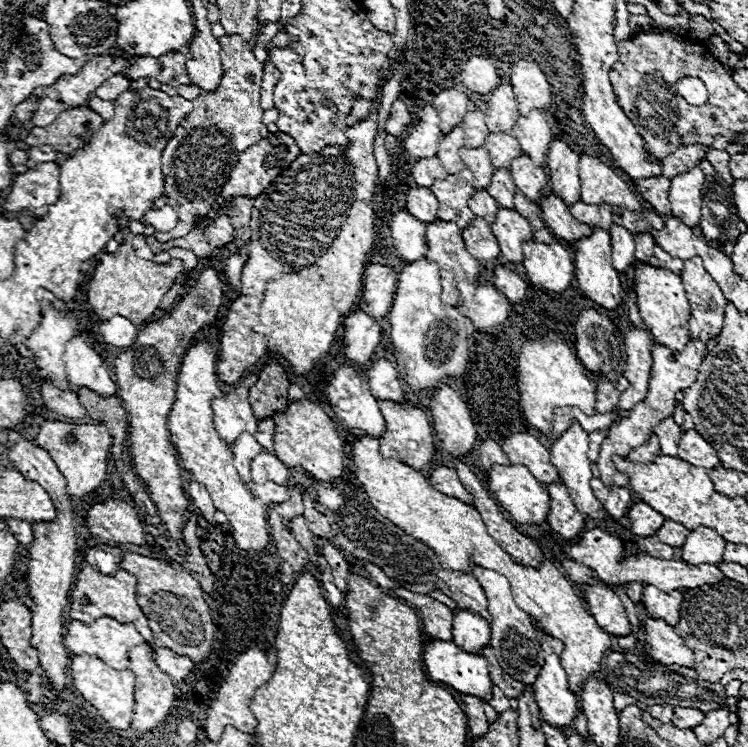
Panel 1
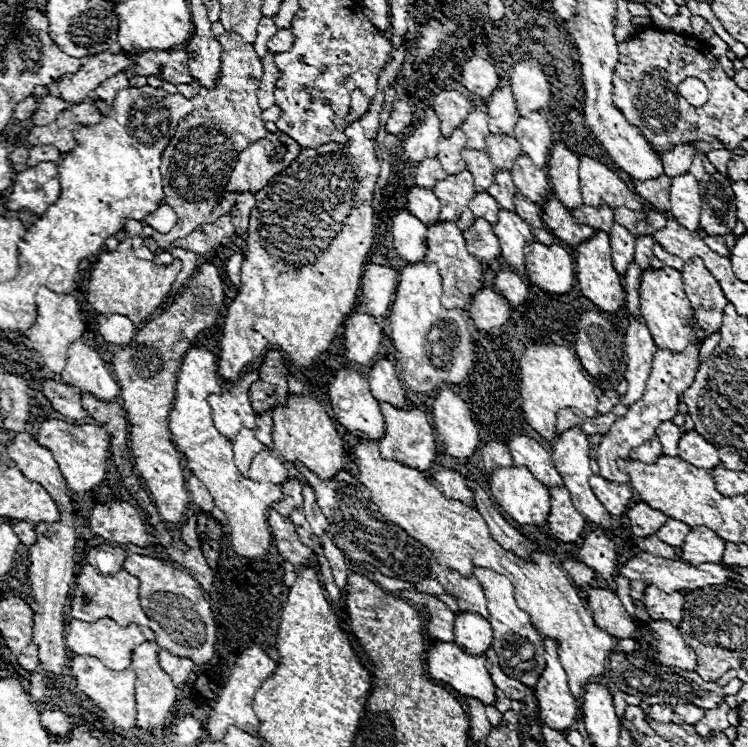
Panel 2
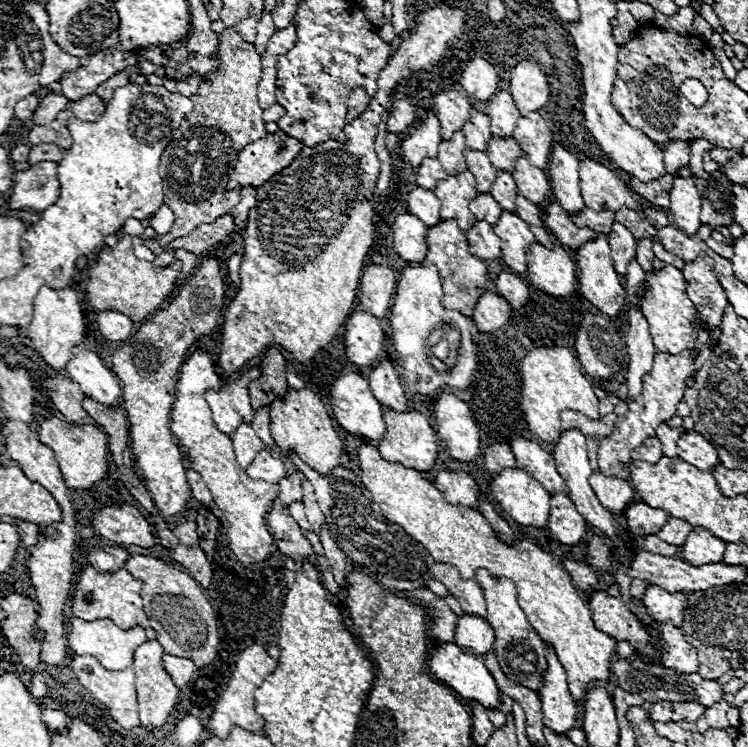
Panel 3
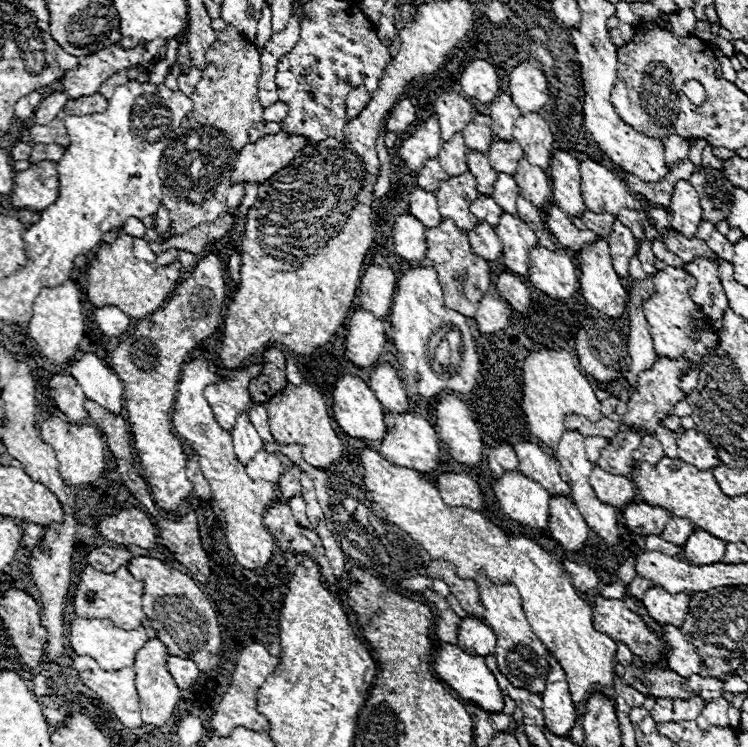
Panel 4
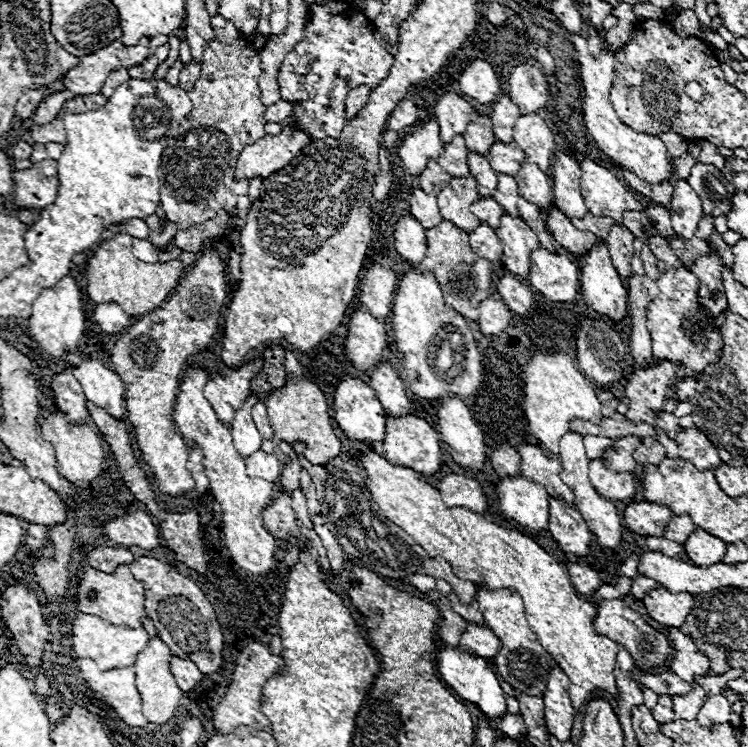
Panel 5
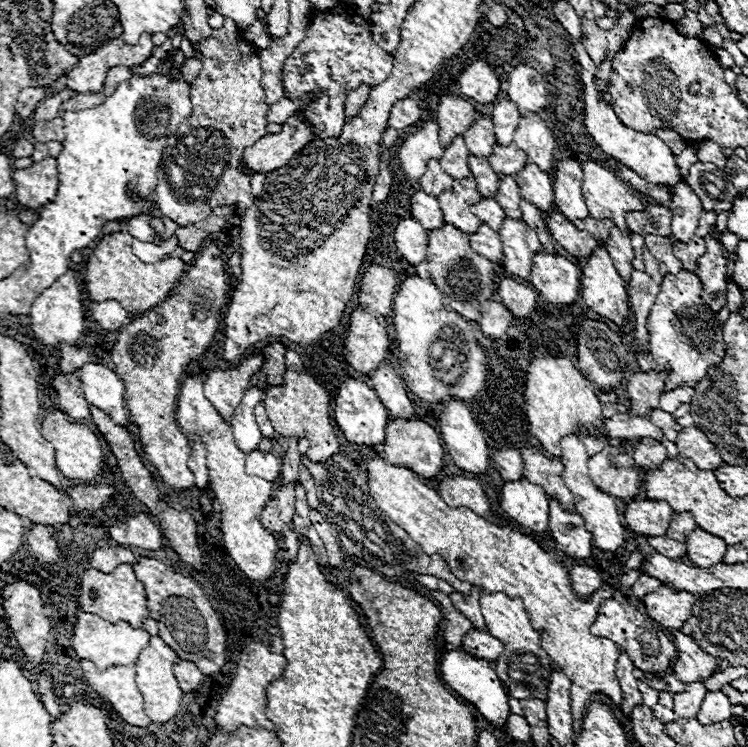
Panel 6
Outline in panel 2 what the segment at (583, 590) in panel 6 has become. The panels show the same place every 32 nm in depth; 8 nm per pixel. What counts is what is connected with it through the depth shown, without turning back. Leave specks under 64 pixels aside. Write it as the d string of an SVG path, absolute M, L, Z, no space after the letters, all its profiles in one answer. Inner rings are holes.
M564 560L562 566L564 566L564 570L568 572L570 580L572 580L574 584L578 584L578 586L584 586L584 584L590 584L590 586L592 586L594 580L596 580L596 572L594 572L592 568L588 568L586 564L582 564L582 562Z

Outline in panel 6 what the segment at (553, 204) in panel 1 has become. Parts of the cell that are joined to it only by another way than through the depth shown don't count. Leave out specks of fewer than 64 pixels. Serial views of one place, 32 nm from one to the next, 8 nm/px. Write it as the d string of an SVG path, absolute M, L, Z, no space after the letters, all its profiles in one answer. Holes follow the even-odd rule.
M552 210L552 212L548 214L546 224L548 224L548 230L550 230L550 234L554 236L554 240L556 240L562 248L566 248L572 256L576 256L576 258L586 258L586 256L590 256L590 252L598 246L598 240L596 240L592 234L578 230L578 228L576 228L562 212L558 212L558 210Z

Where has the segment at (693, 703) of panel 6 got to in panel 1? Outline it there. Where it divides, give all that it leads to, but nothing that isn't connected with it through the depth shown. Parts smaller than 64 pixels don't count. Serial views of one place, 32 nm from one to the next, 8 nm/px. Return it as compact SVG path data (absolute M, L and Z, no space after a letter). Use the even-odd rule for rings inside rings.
M676 706L674 708L674 726L686 730L686 728L696 728L700 722L704 720L704 714L700 710L694 710L694 708L680 708Z

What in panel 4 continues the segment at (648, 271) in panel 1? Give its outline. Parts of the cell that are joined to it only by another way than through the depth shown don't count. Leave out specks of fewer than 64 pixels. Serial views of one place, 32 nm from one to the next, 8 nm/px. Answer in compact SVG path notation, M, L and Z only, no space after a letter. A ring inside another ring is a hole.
M666 266L658 274L650 276L654 282L654 294L644 302L644 316L650 324L652 342L658 356L686 356L696 364L704 354L714 354L718 348L718 336L714 334L710 322L702 318L700 308L692 302L688 288L694 286L694 278L686 276L684 270Z

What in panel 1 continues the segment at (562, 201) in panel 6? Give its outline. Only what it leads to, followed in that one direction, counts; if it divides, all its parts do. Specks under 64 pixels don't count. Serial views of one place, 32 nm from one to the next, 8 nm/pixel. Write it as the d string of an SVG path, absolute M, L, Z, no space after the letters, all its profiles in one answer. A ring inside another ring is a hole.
M554 138L548 148L548 178L554 194L562 196L566 204L580 200L580 178L578 178L578 154L560 138Z

